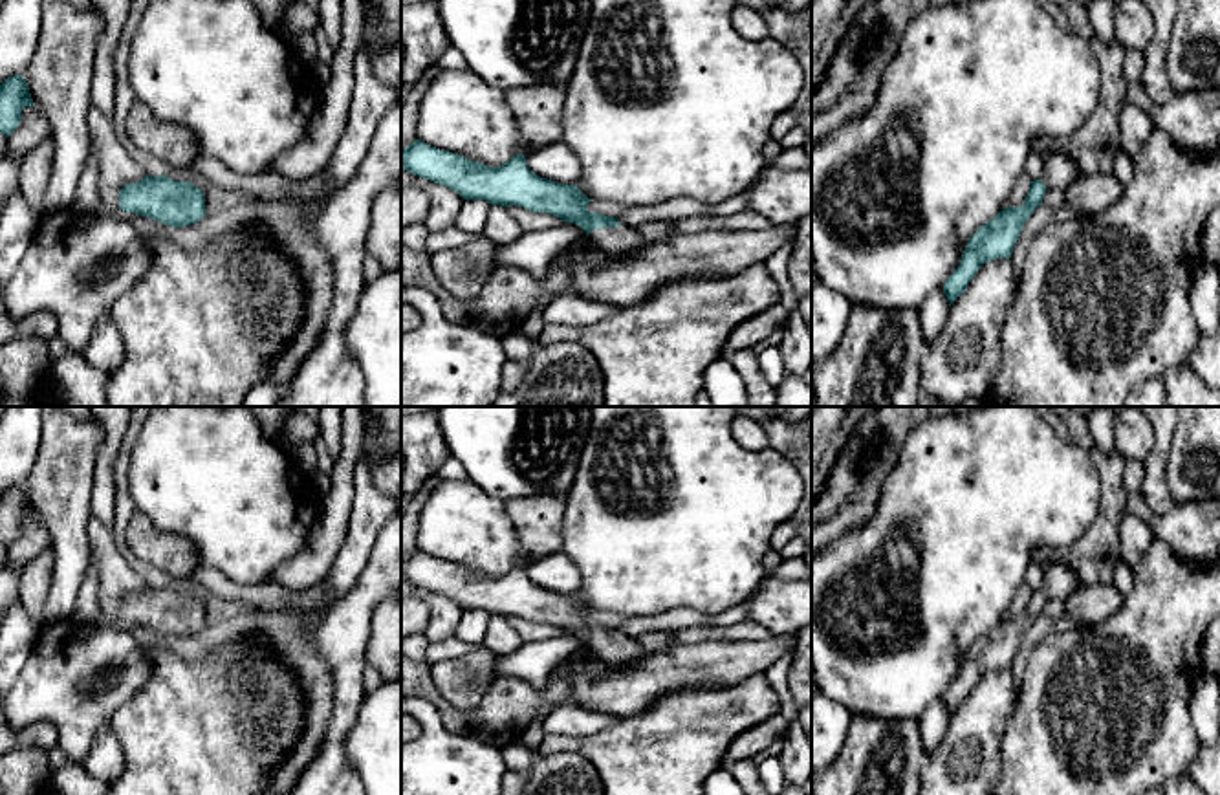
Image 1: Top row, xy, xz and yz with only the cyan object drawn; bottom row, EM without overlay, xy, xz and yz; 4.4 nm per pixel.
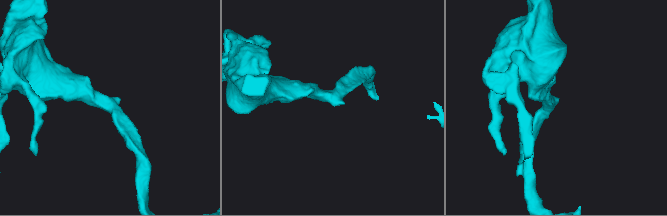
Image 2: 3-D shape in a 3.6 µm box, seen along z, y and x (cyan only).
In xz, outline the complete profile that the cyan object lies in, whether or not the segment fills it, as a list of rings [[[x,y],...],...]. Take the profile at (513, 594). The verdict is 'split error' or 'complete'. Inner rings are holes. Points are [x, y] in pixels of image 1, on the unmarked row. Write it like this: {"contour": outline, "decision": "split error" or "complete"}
{"contour": [[[416,550],[401,561],[401,579],[449,597],[463,610],[485,610],[502,617],[517,615],[575,634],[586,641],[586,650],[595,654],[605,667],[628,667],[647,656],[637,639],[621,636],[614,626],[590,623],[592,610],[577,595],[537,586],[524,564],[513,566],[502,577],[487,577]]], "decision": "split error"}

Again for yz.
{"contour": [[[1051,564],[1044,568],[1042,586],[1031,592],[1024,614],[1002,619],[969,648],[960,676],[943,694],[949,716],[967,700],[984,674],[997,669],[1011,669],[1026,630],[1042,615],[1046,601],[1064,601],[1077,586],[1077,575],[1068,566]]], "decision": "split error"}

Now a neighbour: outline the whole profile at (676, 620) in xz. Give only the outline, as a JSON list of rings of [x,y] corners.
[[[749,597],[740,604],[714,615],[702,614],[692,608],[676,608],[650,617],[630,615],[621,626],[617,626],[617,630],[621,636],[637,639],[647,632],[678,632],[700,625],[731,626],[735,623],[746,621],[747,615],[749,615]]]

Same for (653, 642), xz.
[[[647,632],[637,637],[639,647],[647,652],[661,652],[676,645],[672,634],[669,632]]]

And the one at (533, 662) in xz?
[[[562,632],[555,639],[522,643],[511,654],[496,658],[496,672],[522,678],[537,691],[544,691],[555,667],[586,650],[586,641],[575,634]]]

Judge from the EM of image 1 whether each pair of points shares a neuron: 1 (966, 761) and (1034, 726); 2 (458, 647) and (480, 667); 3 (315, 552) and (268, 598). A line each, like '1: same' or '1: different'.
1: different
2: different
3: different

